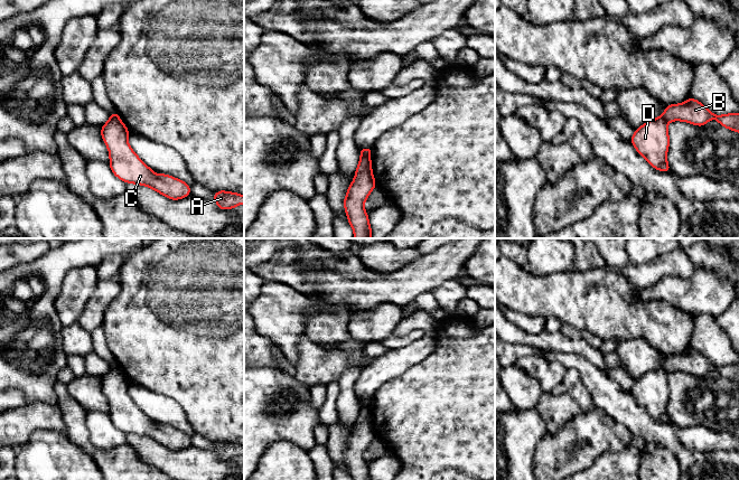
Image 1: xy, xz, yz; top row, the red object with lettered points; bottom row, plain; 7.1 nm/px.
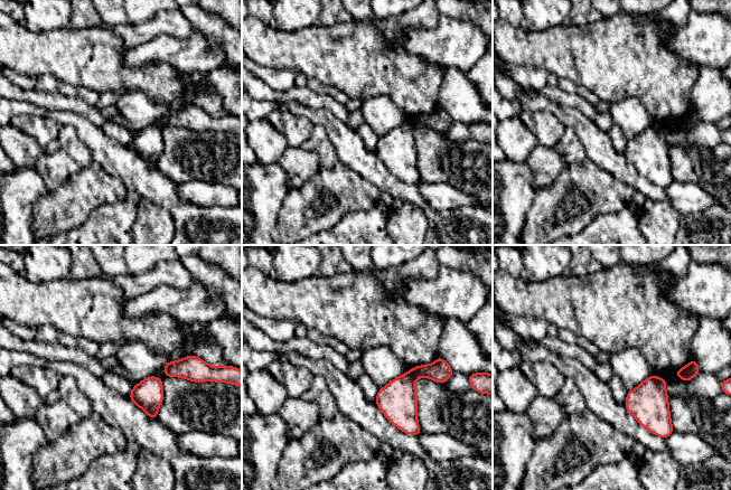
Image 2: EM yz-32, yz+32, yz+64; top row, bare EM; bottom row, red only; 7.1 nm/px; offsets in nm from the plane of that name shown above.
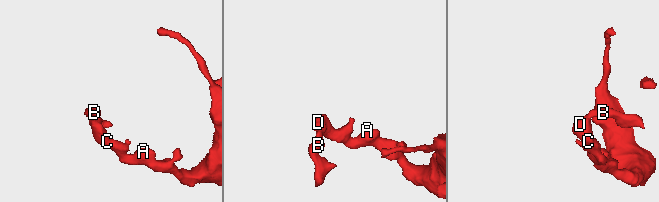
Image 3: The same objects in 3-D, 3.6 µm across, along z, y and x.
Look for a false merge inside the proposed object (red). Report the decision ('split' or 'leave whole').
split

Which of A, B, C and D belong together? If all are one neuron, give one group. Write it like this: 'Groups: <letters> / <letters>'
Groups: A C D / B

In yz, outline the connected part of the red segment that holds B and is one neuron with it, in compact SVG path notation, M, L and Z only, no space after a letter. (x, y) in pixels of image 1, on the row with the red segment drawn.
M689 97L681 104L666 105L662 116L667 122L683 121L699 126L704 126L711 119L714 119L721 126L739 132L739 113L715 115L693 97Z

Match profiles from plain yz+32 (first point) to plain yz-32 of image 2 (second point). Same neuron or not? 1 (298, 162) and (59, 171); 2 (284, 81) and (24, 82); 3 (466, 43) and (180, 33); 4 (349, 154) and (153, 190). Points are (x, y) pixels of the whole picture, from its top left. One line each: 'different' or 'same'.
1: same
2: same
3: different
4: same

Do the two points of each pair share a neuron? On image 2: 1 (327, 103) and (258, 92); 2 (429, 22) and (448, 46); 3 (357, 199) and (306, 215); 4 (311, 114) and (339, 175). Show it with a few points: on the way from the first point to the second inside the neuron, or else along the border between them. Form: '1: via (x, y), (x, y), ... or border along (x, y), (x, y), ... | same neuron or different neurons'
1: via (310, 99), (305, 95), (274, 95) | same neuron
2: border along (440, 16), (436, 28), (412, 29), (409, 33) | different neurons
3: via (345, 199), (338, 204), (320, 204), (318, 206) | same neuron
4: border along (338, 159), (361, 175) | different neurons

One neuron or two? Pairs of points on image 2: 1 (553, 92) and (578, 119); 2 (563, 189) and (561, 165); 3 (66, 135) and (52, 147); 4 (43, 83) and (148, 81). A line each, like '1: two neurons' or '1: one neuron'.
1: two neurons
2: two neurons
3: two neurons
4: two neurons

